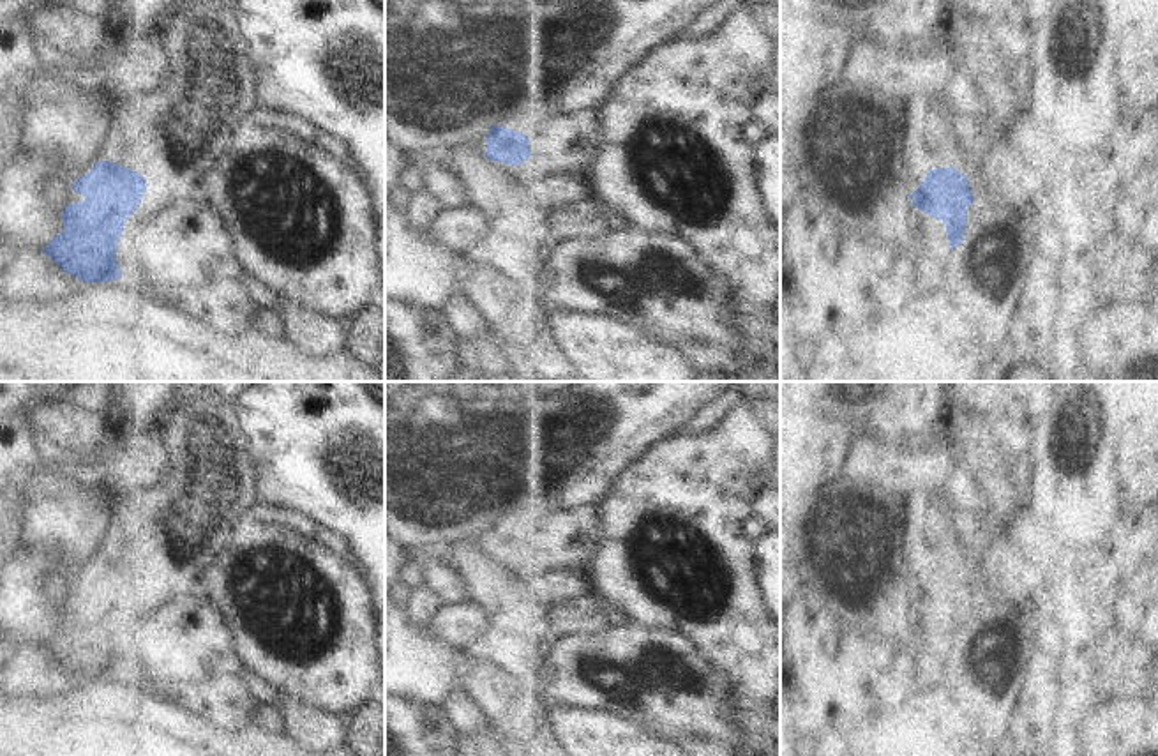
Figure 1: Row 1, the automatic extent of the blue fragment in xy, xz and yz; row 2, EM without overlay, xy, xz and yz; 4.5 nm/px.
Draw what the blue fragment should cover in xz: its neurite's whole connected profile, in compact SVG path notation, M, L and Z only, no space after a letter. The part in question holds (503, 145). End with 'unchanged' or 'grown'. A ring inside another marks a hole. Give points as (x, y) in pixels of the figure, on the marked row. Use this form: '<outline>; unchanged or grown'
M602 106L579 110L567 127L551 138L530 138L496 124L485 140L485 157L489 161L521 166L531 155L560 154L586 171L604 145L600 118Z; grown

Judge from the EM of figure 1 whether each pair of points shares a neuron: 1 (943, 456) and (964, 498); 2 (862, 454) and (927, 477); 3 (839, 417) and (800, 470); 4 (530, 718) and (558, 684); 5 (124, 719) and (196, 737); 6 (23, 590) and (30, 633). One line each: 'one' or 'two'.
1: two
2: one
3: one
4: two
5: one
6: one

